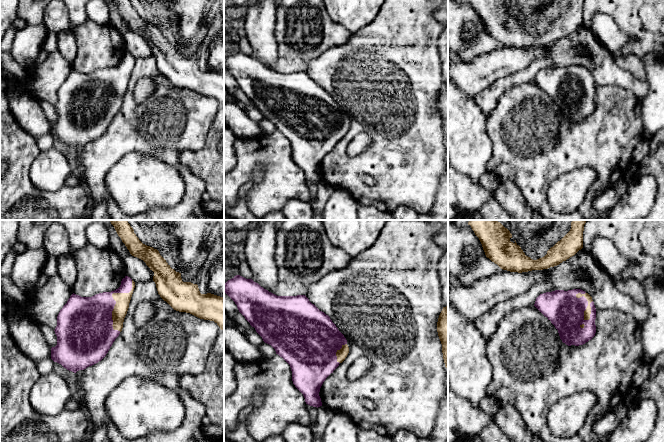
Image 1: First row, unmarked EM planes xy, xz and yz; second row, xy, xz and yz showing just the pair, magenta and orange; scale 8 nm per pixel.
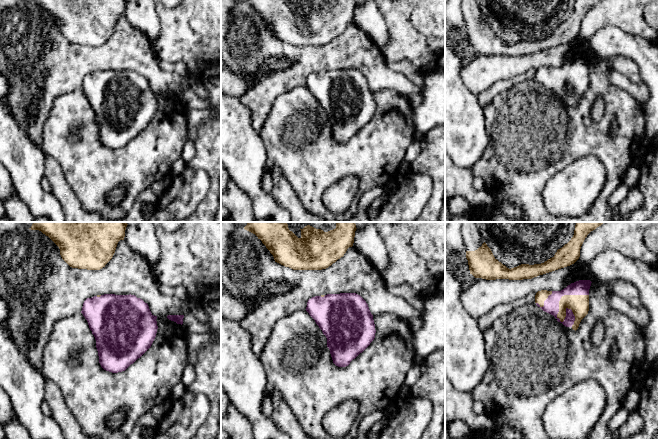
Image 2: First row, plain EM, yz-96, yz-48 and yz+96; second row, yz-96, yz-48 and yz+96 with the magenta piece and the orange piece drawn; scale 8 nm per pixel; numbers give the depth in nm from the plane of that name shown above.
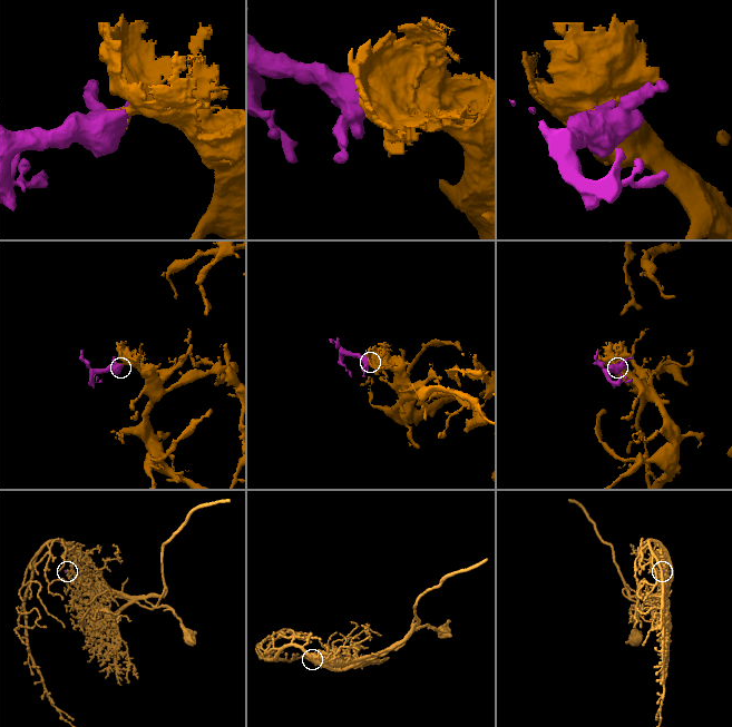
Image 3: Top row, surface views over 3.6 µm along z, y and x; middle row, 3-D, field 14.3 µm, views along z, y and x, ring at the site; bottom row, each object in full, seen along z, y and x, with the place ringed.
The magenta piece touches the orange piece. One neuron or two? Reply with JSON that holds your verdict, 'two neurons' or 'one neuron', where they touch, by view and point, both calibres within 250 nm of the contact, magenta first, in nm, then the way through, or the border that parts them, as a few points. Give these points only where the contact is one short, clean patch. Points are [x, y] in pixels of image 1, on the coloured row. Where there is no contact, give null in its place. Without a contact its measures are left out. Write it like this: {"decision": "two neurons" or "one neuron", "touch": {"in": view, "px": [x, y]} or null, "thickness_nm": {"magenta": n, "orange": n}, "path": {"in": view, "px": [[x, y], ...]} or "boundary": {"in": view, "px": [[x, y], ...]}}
{"decision": "one neuron", "touch": {"in": "xy", "px": [112, 298]}, "thickness_nm": {"magenta": 360, "orange": 120}}

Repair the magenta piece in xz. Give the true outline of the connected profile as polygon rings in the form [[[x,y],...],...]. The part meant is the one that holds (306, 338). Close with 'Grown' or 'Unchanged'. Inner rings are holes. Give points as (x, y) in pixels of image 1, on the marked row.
[[[240,275],[234,276],[224,284],[224,292],[235,302],[239,312],[255,328],[263,341],[271,345],[276,354],[290,365],[293,384],[303,394],[306,404],[317,408],[322,406],[319,392],[323,382],[349,353],[346,338],[330,317],[312,304],[305,295],[277,296],[252,279],[246,279]]]. Grown

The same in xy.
[[[125,276],[118,289],[92,297],[72,294],[57,316],[57,345],[51,348],[51,359],[76,373],[101,361],[123,328],[124,318],[135,288],[135,282]]]. Grown

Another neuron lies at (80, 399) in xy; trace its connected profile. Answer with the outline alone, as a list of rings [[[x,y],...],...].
[[[79,370],[76,372],[77,375],[77,395],[76,395],[76,401],[79,403],[79,407],[81,409],[83,409],[84,411],[86,411],[86,406],[85,406],[85,402],[84,402],[84,397],[83,397],[83,392],[80,388],[80,379],[83,375],[83,370]]]

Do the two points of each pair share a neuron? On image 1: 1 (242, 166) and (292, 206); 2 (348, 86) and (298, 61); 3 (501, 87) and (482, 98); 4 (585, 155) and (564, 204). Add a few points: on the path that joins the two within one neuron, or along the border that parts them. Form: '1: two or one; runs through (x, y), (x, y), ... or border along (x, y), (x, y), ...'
1: two; border along (310, 202), (290, 199), (281, 209)
2: two; border along (325, 50), (309, 62), (305, 71)
3: one; runs through (496, 90), (487, 98)
4: two; border along (597, 172), (589, 167), (577, 167), (557, 177)

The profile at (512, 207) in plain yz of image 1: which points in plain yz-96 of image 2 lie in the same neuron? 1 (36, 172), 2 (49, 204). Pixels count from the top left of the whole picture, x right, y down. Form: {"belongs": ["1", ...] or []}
{"belongs": []}

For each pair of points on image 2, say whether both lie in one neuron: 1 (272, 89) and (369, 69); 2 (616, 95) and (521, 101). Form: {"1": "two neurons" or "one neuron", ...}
{"1": "one neuron", "2": "one neuron"}

